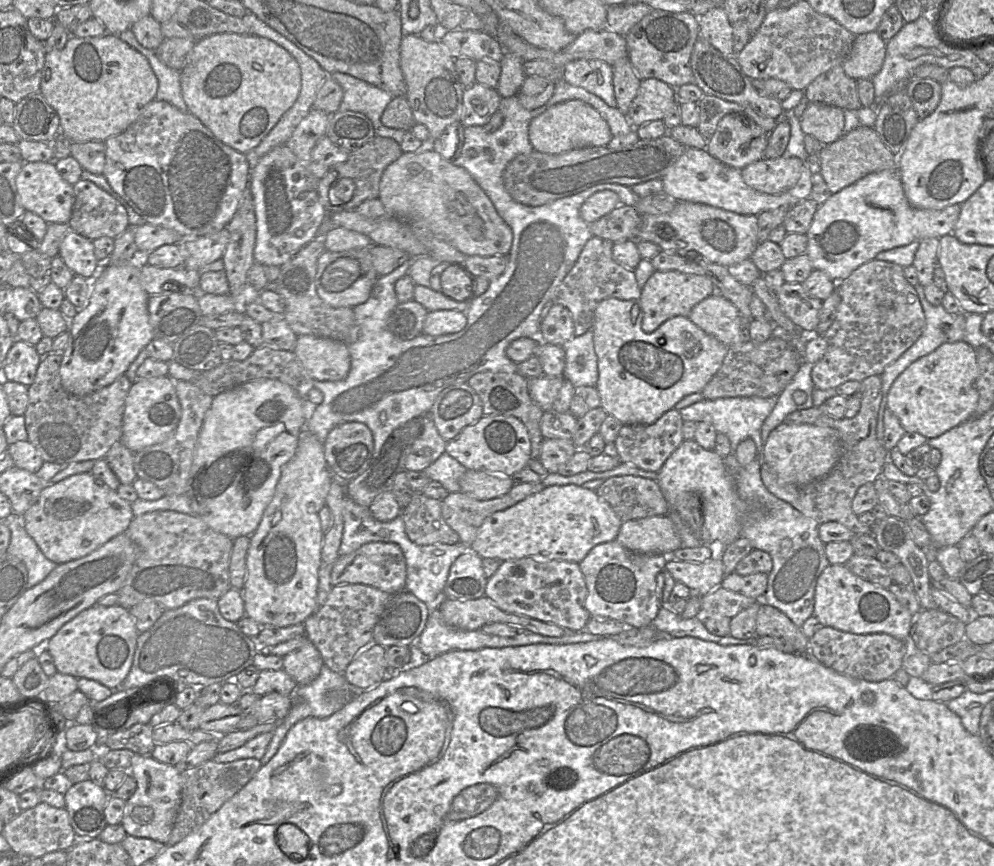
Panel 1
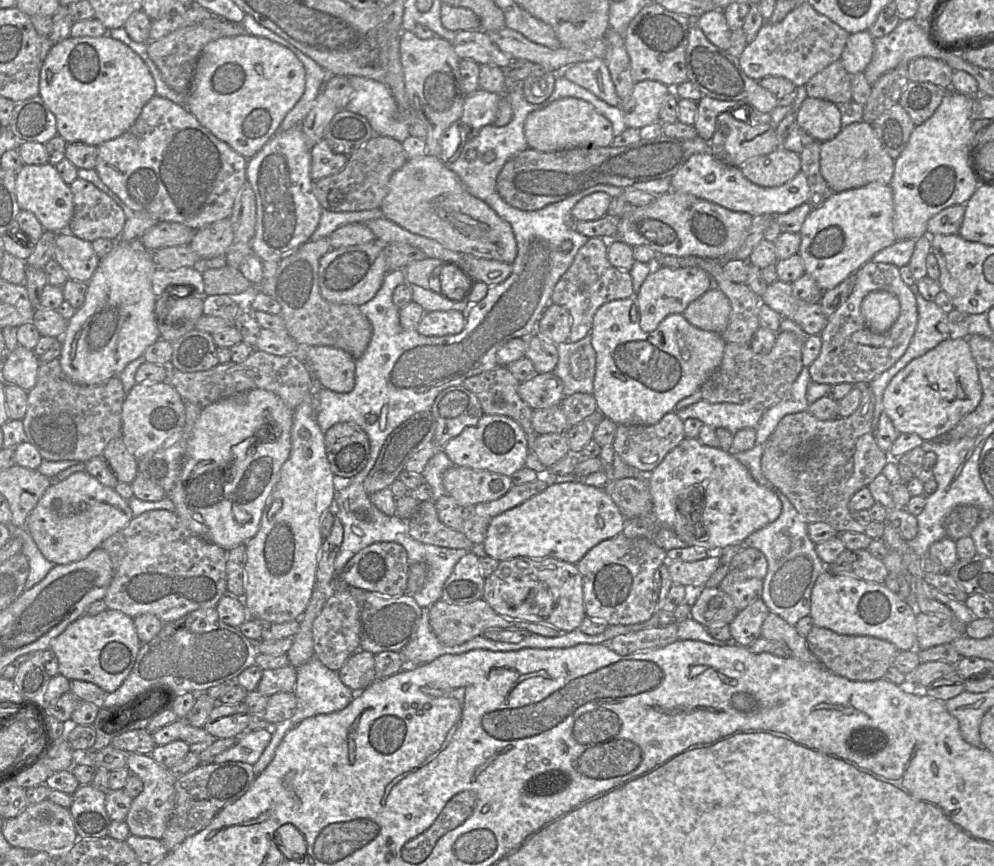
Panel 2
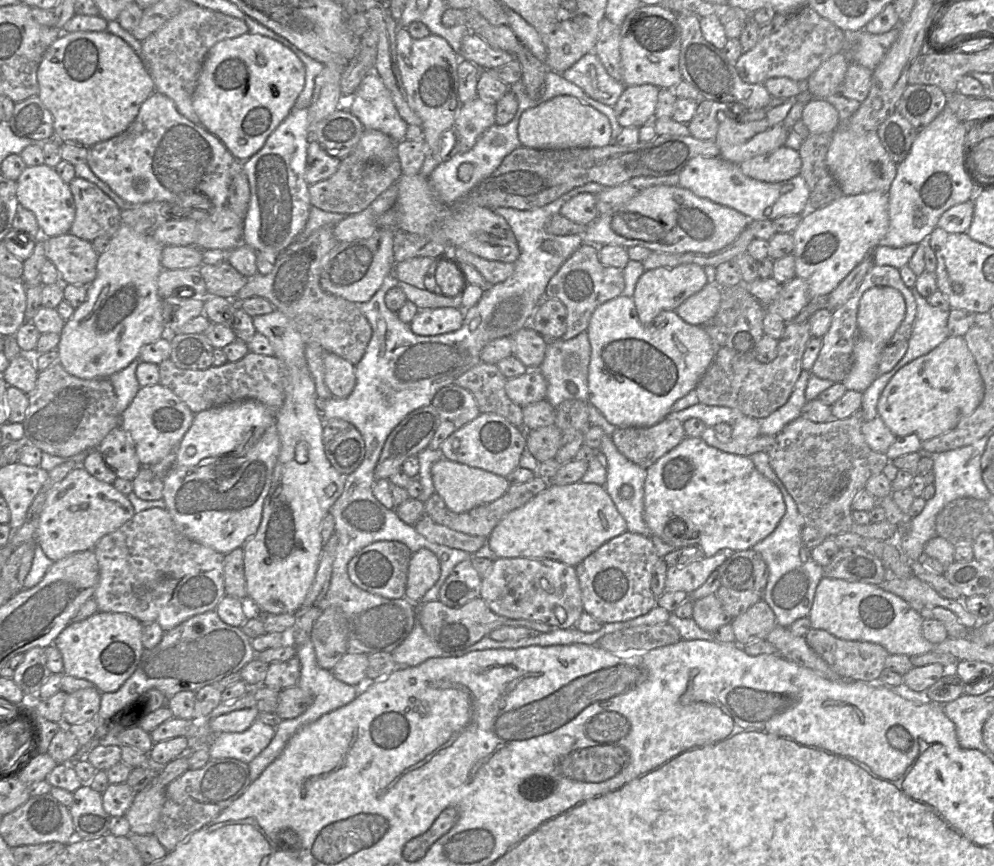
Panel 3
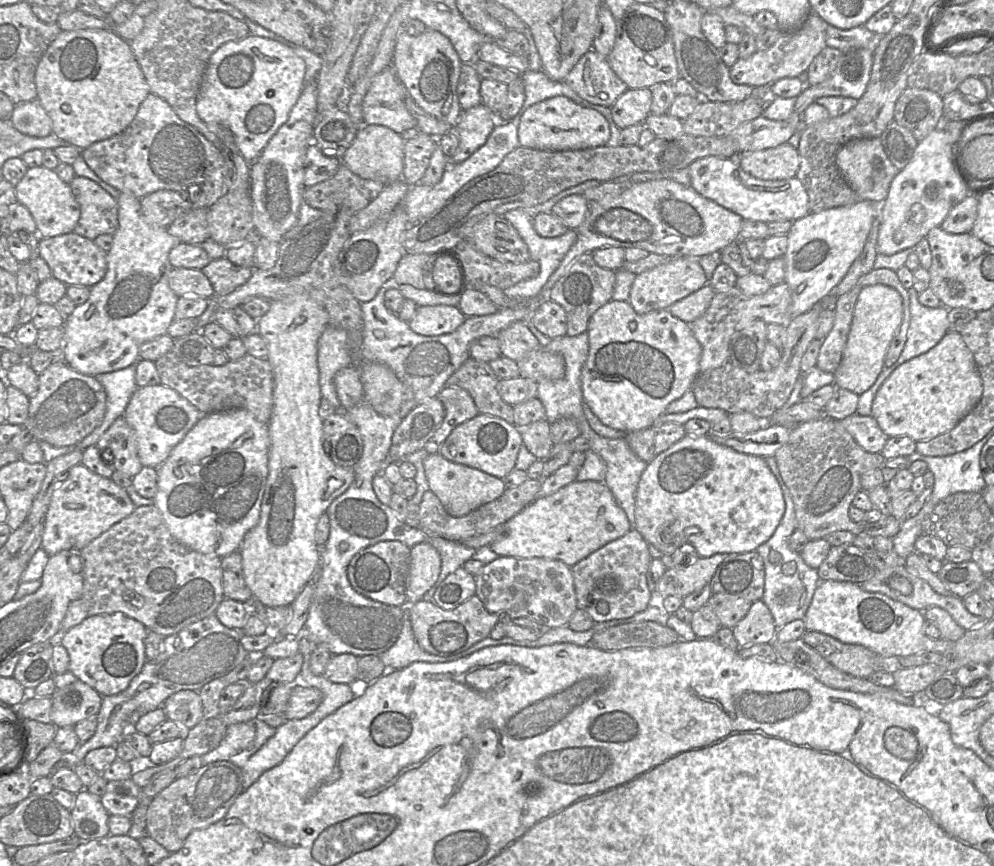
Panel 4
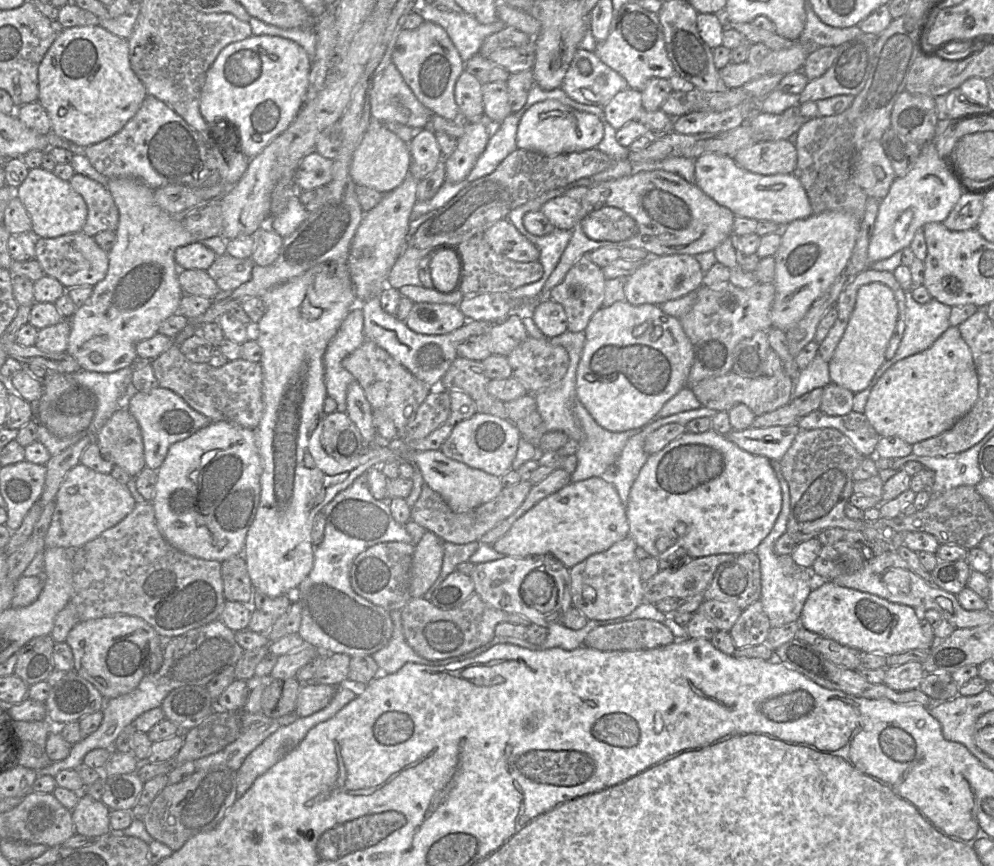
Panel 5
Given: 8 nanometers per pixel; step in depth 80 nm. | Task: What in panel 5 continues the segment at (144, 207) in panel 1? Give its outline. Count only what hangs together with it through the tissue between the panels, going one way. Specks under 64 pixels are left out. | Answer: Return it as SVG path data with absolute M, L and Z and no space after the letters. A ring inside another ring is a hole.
M151 95L120 132L81 152L108 179L132 178L153 190L171 184L211 187L221 181L217 161L201 134L168 104Z

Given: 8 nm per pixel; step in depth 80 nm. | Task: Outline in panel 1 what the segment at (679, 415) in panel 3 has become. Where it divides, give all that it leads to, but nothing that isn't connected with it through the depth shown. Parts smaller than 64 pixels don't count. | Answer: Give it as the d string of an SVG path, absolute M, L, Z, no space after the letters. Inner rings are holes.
M778 396L760 398L760 397L725 397L715 400L703 398L679 410L683 421L700 422L706 421L713 425L717 432L725 434L730 441L731 453L735 453L738 444L750 438L754 441L759 459L764 462L764 451L761 437L761 427L765 419L772 412Z

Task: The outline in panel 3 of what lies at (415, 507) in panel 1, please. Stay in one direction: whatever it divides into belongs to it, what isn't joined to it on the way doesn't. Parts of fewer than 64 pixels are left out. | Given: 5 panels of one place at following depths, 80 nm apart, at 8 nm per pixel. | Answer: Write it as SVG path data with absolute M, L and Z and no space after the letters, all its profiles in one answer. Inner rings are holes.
M423 515L414 525L415 530L430 542L454 549L467 551L474 555L480 548L487 545L487 538L471 536L437 524L429 516Z

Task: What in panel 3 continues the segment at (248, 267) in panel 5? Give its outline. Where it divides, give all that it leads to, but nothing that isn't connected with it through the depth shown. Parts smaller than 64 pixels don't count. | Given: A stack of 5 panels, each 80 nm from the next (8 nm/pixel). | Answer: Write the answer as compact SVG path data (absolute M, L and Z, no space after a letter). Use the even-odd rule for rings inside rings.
M227 260L213 265L202 264L199 270L205 280L208 296L235 300L236 294L249 279L238 272Z

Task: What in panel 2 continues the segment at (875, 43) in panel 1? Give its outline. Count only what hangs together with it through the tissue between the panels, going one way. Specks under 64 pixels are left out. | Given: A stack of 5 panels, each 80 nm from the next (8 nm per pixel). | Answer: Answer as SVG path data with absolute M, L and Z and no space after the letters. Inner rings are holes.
M868 31L850 34L841 54L841 62L850 75L863 73L874 51L874 38Z

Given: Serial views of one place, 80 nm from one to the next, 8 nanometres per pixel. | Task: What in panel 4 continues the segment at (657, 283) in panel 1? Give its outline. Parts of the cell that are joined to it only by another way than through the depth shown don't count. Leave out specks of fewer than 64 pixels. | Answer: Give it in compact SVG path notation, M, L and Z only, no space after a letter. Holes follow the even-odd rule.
M680 257L636 275L628 300L635 312L646 314L653 310L667 309L675 302L708 284L705 272L699 263L699 258Z

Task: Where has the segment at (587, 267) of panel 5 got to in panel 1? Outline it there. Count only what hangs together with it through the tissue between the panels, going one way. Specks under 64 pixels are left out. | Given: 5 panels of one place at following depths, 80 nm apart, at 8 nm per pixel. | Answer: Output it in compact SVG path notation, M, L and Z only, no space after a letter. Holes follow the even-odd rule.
M592 236L584 245L576 263L562 282L555 288L551 301L565 306L574 321L574 335L580 336L592 328L594 311L606 298L639 300L641 288L637 284L634 270L620 265L613 259L613 242Z

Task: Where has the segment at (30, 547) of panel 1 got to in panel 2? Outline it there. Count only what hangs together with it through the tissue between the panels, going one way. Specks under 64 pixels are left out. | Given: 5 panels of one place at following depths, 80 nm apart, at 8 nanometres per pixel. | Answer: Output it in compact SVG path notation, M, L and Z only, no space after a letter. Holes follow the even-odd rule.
M12 524L7 526L10 528L12 537L22 540L21 552L29 561L29 575L25 584L25 590L30 589L44 579L55 564L43 556L25 526L13 526Z

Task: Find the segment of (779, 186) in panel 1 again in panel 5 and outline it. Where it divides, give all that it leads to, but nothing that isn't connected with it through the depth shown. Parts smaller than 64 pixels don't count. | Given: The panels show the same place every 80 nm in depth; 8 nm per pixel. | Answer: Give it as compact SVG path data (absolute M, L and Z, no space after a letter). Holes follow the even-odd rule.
M788 139L760 141L738 150L733 159L753 173L761 175L793 174L798 161L797 149Z

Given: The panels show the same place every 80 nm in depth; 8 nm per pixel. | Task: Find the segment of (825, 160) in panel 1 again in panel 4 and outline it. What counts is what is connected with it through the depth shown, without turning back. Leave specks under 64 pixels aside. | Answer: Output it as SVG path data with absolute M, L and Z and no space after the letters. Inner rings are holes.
M878 137L860 138L847 142L838 150L836 163L846 182L859 199L873 203L883 203L888 195L890 184L898 172L887 157Z

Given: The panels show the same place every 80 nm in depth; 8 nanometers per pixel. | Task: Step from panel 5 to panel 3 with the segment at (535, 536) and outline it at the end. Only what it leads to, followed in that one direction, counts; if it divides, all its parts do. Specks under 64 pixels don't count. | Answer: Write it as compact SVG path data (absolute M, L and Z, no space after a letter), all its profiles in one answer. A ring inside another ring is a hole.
M576 482L549 486L523 506L509 512L492 530L487 545L496 558L552 559L577 566L587 556L610 539L627 531L627 524L615 507L604 486Z

